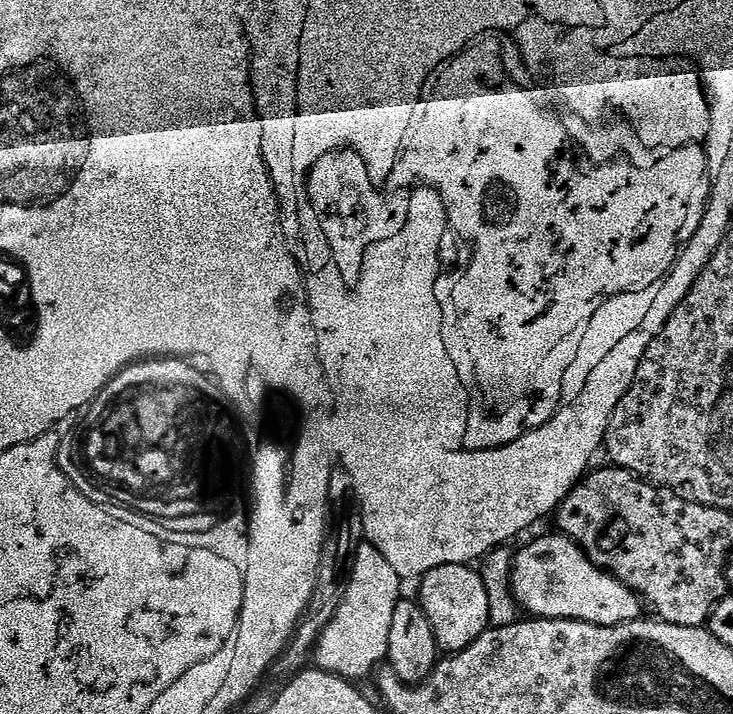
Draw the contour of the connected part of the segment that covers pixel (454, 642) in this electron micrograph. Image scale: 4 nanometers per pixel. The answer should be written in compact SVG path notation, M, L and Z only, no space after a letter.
M466 564L438 566L438 570L430 570L422 577L418 587L418 603L433 627L441 653L455 654L466 650L483 632L488 631L490 601L481 573L475 567Z

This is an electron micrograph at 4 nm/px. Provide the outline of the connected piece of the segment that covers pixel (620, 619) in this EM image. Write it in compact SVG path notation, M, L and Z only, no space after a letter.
M560 532L539 540L536 580L532 580L530 569L516 566L512 569L510 587L519 609L535 619L584 621L587 624L613 628L632 623L644 611L635 592L630 591L603 568L597 567L574 541Z

